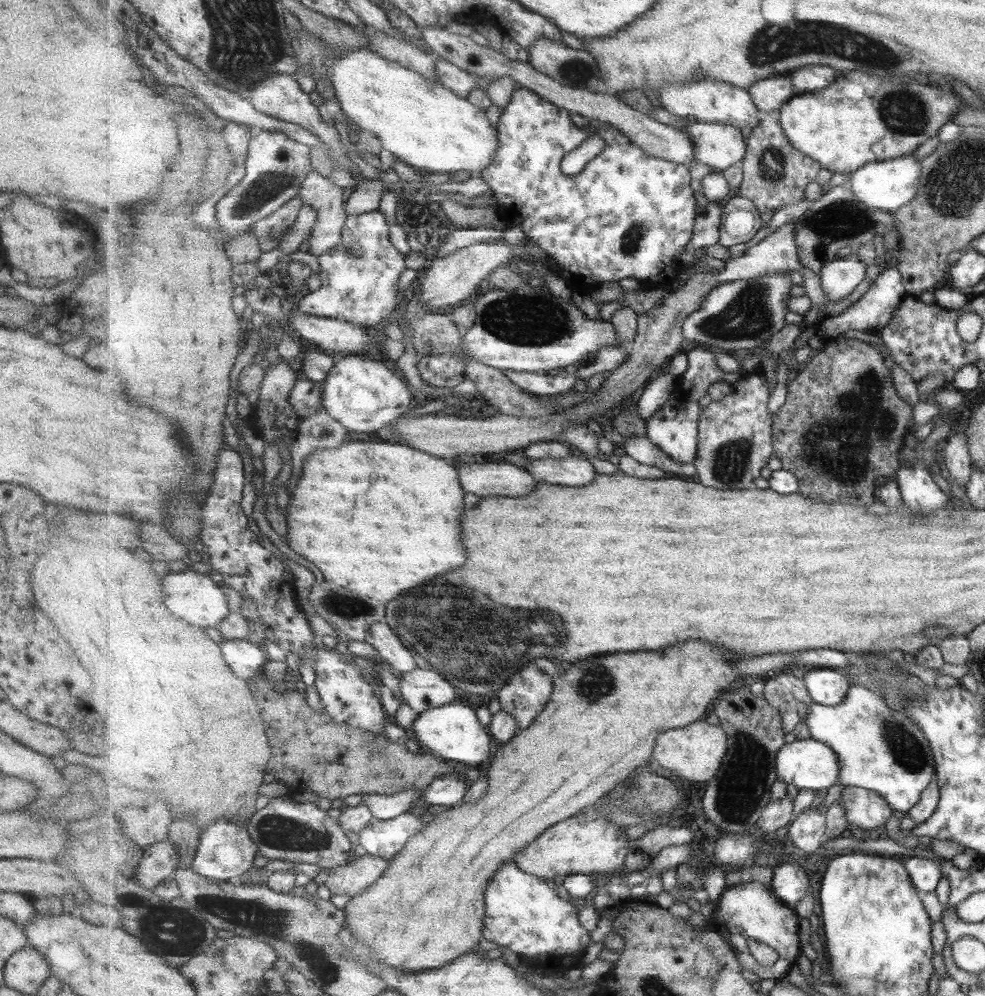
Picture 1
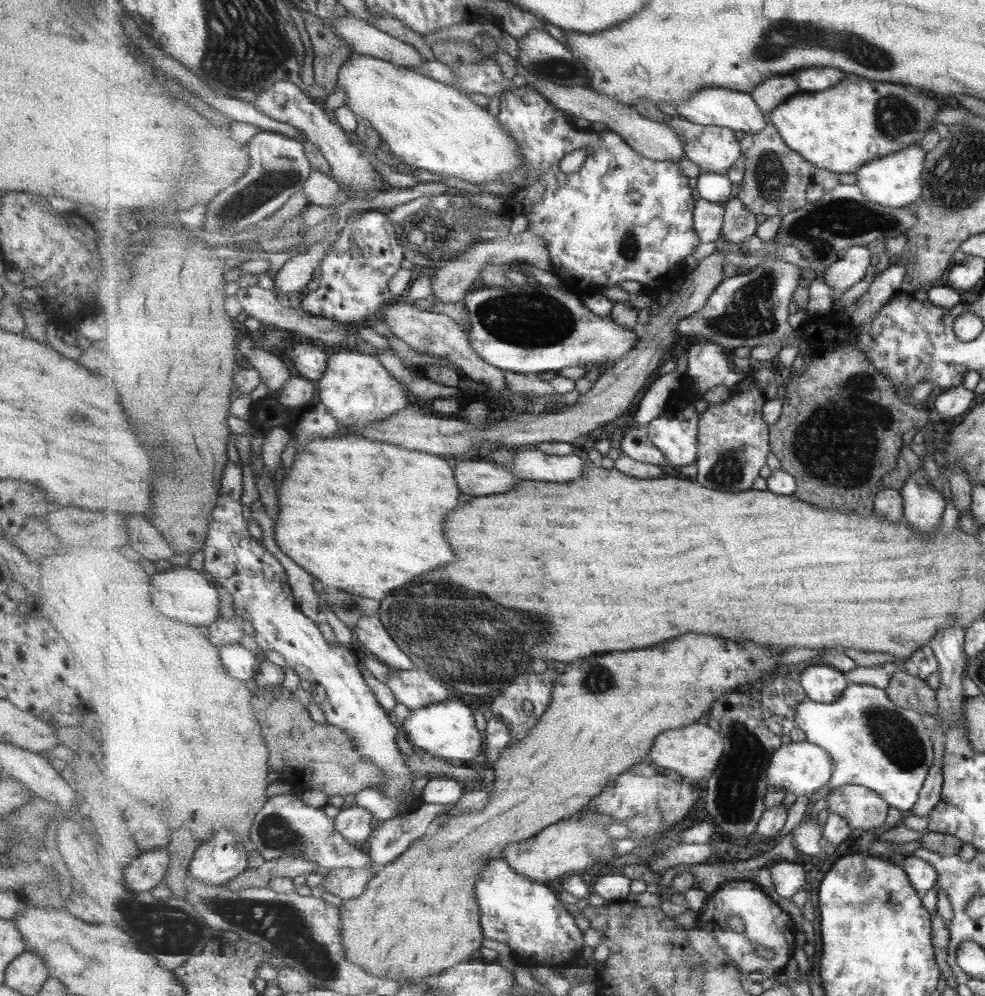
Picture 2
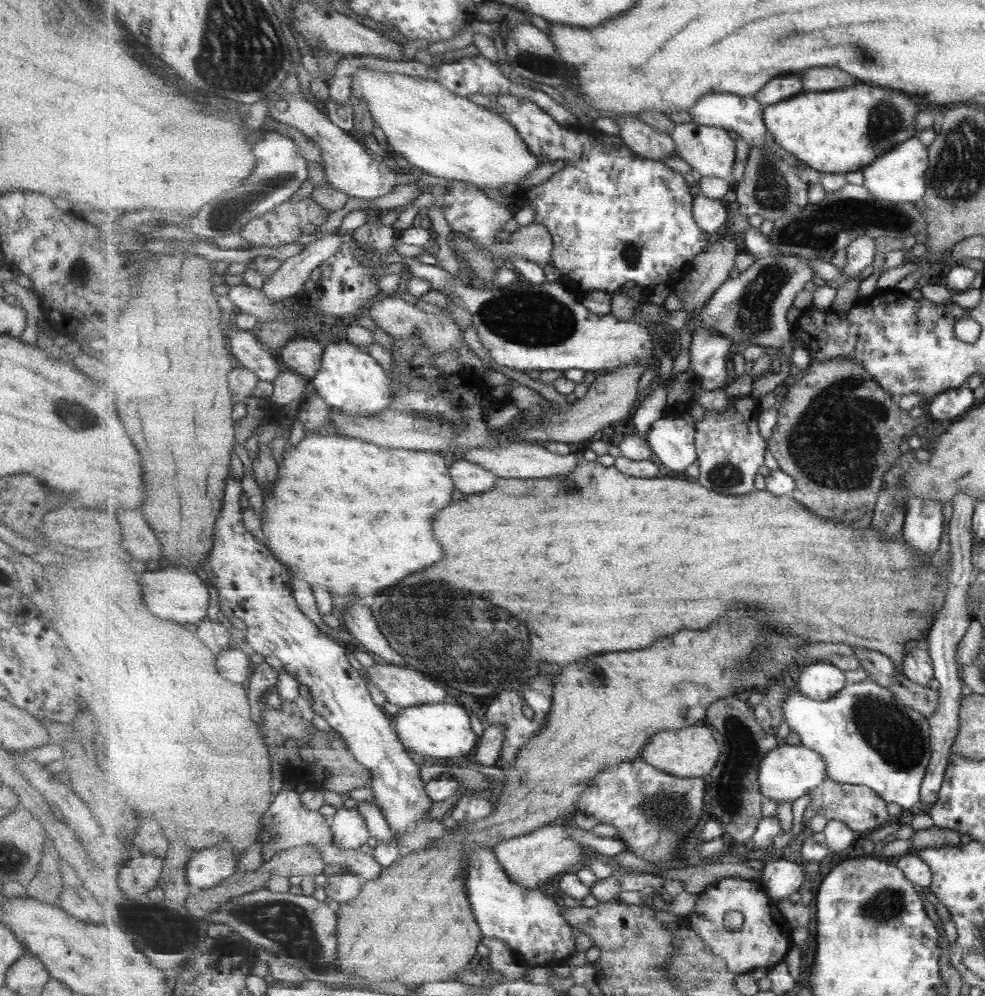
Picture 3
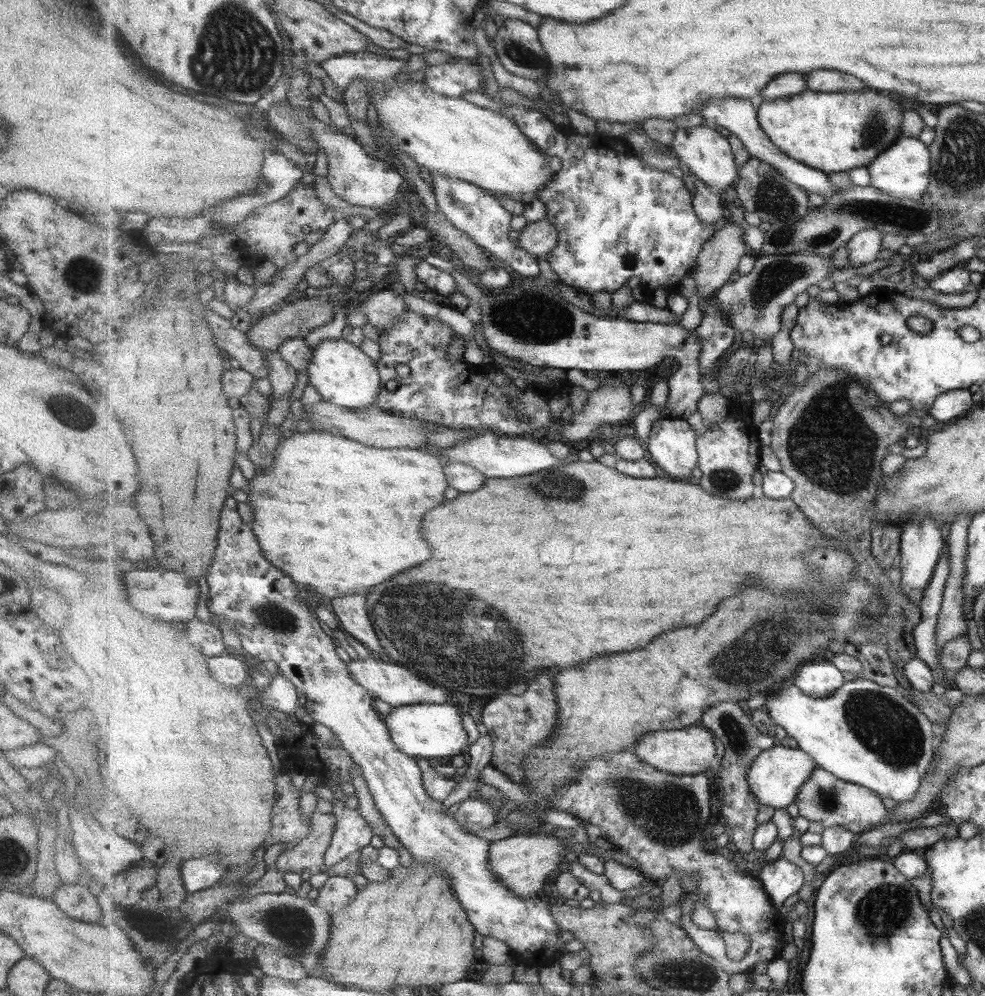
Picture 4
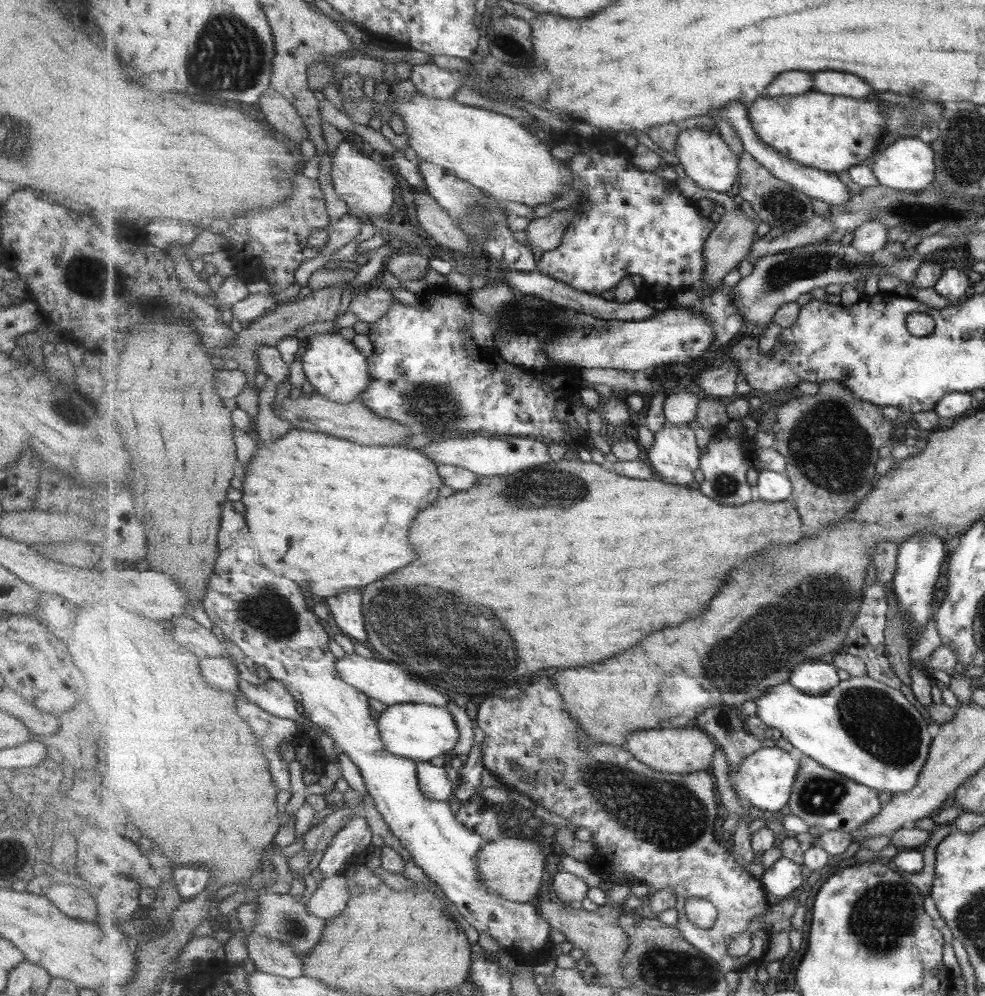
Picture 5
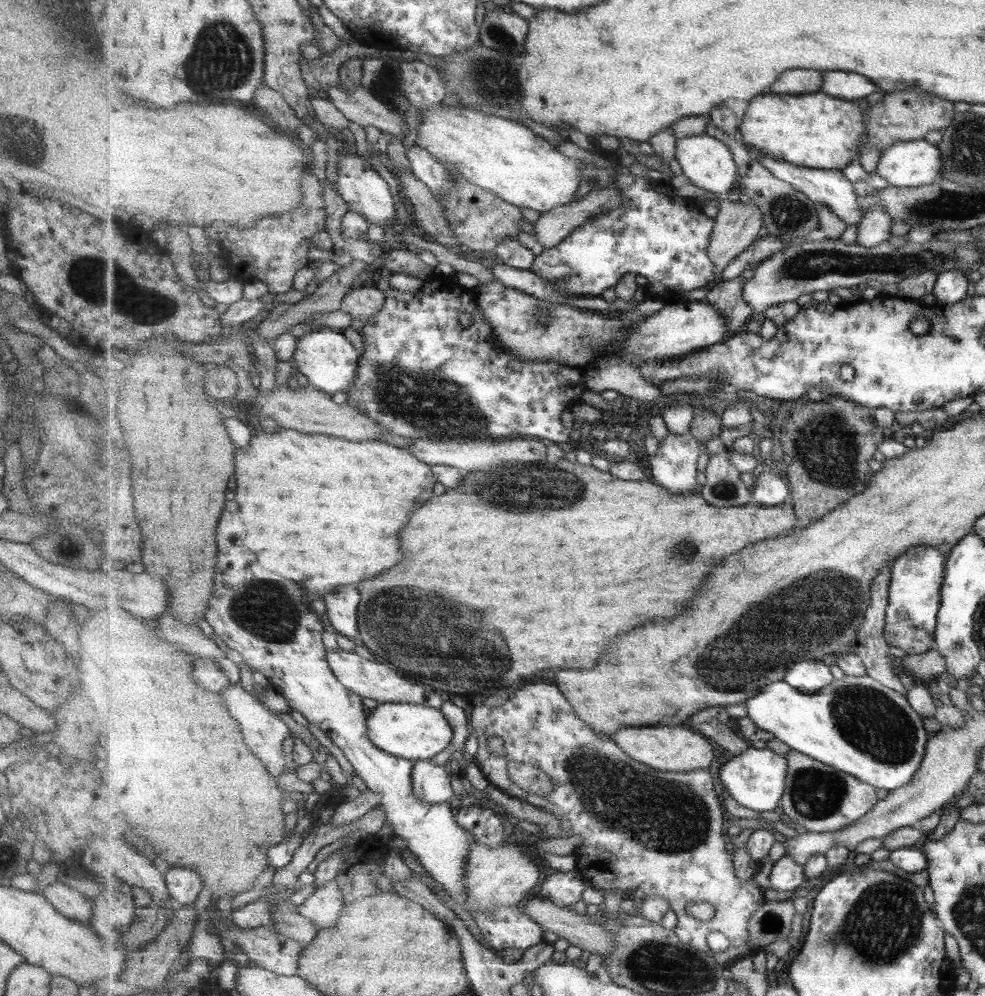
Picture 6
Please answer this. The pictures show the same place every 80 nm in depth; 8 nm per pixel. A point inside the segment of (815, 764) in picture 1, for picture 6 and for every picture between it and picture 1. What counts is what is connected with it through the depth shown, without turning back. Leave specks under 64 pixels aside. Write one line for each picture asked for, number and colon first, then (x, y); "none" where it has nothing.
2: (801, 768)
3: (788, 772)
4: (775, 777)
5: (765, 779)
6: (756, 780)

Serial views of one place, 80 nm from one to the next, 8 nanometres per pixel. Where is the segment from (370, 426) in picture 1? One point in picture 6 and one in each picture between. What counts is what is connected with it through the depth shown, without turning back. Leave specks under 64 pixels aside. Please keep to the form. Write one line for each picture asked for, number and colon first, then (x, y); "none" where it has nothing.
2: (358, 390)
3: (350, 379)
4: (342, 373)
5: (336, 368)
6: (324, 355)

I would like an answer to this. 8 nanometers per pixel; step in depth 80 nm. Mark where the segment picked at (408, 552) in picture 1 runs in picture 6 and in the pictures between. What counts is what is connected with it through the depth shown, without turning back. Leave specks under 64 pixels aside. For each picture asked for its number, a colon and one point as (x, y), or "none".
2: (364, 516)
3: (346, 514)
4: (327, 501)
5: (314, 502)
6: (304, 498)

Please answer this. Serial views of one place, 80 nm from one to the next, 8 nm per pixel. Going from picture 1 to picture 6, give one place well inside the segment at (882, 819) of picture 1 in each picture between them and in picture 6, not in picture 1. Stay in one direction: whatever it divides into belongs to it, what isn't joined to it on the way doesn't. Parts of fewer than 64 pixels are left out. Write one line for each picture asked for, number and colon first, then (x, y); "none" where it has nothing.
2: (863, 808)
3: (859, 807)
4: (825, 798)
5: (824, 799)
6: (821, 798)

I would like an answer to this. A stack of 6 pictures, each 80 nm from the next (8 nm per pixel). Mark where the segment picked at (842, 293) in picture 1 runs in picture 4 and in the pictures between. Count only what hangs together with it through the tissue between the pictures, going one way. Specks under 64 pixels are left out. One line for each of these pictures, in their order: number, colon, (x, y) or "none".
2: (849, 270)
3: (861, 253)
4: (863, 248)

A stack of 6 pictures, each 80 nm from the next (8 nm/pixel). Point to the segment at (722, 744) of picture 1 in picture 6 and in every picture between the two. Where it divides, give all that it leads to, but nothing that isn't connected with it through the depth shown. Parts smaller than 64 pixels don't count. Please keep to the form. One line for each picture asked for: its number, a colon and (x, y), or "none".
2: (694, 753)
3: (691, 752)
4: (690, 751)
5: (685, 750)
6: (677, 748)

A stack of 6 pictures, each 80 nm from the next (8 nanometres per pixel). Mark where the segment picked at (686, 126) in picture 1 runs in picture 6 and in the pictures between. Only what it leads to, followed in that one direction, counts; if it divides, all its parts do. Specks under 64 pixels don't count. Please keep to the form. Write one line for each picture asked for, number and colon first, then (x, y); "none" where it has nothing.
2: (714, 149)
3: (711, 151)
4: (709, 156)
5: (706, 158)
6: (708, 163)

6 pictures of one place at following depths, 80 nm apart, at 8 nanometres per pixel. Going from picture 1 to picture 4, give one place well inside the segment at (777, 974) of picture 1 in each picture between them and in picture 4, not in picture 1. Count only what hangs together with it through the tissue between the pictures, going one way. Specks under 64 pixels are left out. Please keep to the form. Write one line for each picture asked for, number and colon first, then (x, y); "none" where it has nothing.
2: (766, 924)
3: (764, 937)
4: (659, 819)

